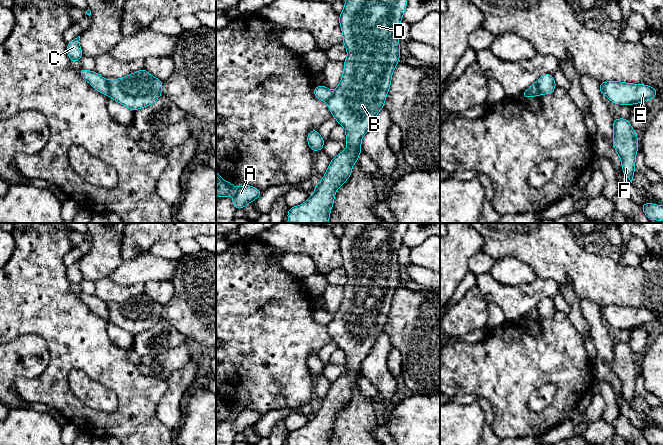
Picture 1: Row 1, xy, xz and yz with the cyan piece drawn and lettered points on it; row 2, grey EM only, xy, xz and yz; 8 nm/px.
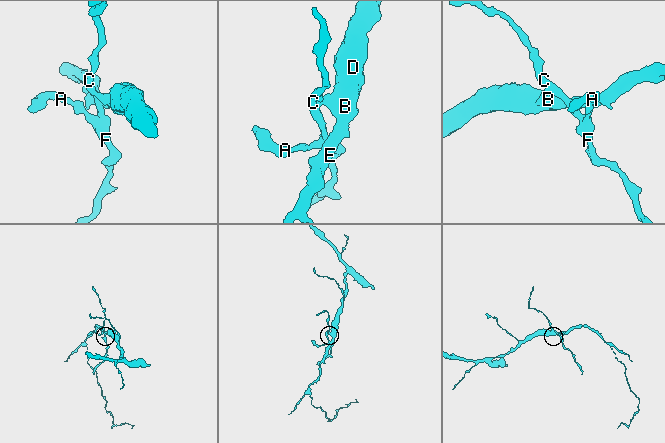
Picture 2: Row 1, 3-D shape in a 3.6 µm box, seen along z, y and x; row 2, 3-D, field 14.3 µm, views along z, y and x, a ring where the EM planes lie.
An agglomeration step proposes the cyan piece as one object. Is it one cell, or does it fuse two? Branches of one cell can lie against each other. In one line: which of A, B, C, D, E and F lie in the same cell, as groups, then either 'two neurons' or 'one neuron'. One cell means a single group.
groups A C F / B D E; two neurons

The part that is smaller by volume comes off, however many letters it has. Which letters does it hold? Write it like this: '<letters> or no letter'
A, C, F

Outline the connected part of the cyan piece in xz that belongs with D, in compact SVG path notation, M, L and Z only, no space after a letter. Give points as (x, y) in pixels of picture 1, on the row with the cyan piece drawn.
M347 0L344 3L339 23L348 56L343 62L341 81L327 104L346 131L348 148L331 159L322 180L314 187L314 194L301 205L290 207L287 213L290 223L329 223L336 190L351 176L353 164L358 162L362 153L362 138L384 107L392 74L400 58L398 28L406 6L407 0Z

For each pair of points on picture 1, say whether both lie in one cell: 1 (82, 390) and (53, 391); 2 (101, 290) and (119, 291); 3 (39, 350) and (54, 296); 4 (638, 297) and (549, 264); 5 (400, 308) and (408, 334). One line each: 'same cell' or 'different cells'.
1: different cells
2: same cell
3: different cells
4: same cell
5: same cell

